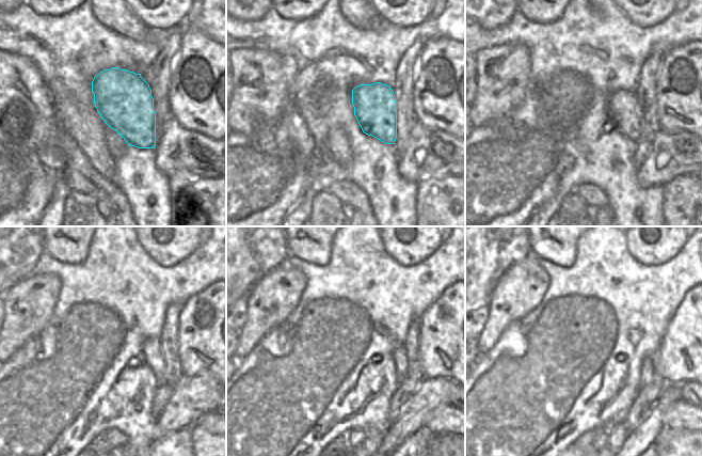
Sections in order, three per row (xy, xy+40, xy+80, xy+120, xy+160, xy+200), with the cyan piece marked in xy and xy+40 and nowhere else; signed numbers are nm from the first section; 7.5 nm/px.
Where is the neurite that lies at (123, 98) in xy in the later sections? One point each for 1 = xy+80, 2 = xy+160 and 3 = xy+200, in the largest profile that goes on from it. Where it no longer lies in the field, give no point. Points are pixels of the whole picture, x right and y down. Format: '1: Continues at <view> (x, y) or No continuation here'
1: Continues at xy+80 (622, 106)
2: Continues at xy+160 (399, 356)
3: Continues at xy+200 (648, 371)

